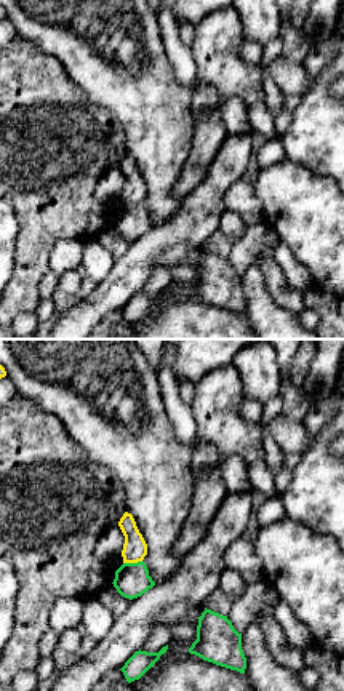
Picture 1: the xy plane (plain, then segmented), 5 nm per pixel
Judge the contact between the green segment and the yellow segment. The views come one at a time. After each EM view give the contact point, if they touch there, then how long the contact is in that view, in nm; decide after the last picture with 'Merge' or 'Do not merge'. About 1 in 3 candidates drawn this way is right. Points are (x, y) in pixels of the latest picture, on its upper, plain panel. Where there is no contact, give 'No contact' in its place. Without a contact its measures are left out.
Touches green at (132, 205). Shared border 100 nm

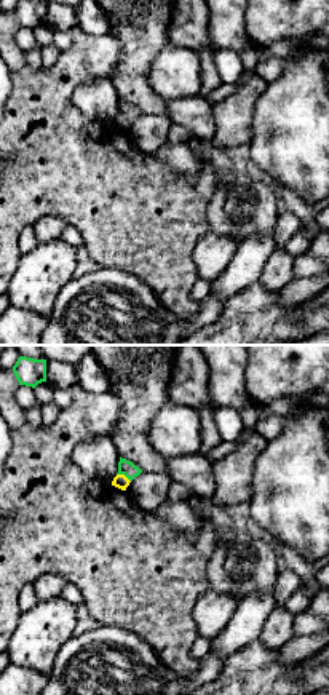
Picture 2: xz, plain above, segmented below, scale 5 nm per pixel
Touches green at (123, 115). Shared border 80 nm

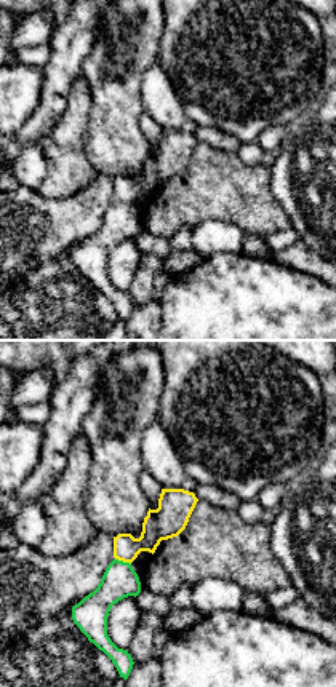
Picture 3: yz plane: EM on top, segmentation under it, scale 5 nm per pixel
Touches green at (122, 203). Shared border 90 nm

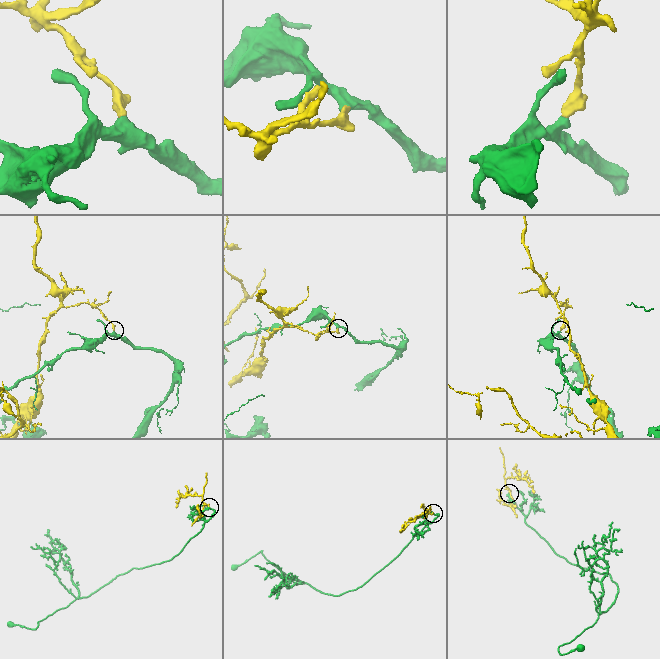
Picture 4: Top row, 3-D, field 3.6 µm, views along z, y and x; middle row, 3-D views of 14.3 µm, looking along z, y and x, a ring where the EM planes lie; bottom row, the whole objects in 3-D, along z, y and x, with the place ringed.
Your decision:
Do not merge

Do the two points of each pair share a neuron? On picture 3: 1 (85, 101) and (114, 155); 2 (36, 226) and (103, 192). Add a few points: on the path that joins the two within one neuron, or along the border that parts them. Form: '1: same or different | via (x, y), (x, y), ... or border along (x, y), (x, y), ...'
1: different | border along (82, 74), (92, 96), (87, 146)
2: same | via (52, 226), (64, 224), (87, 206)

